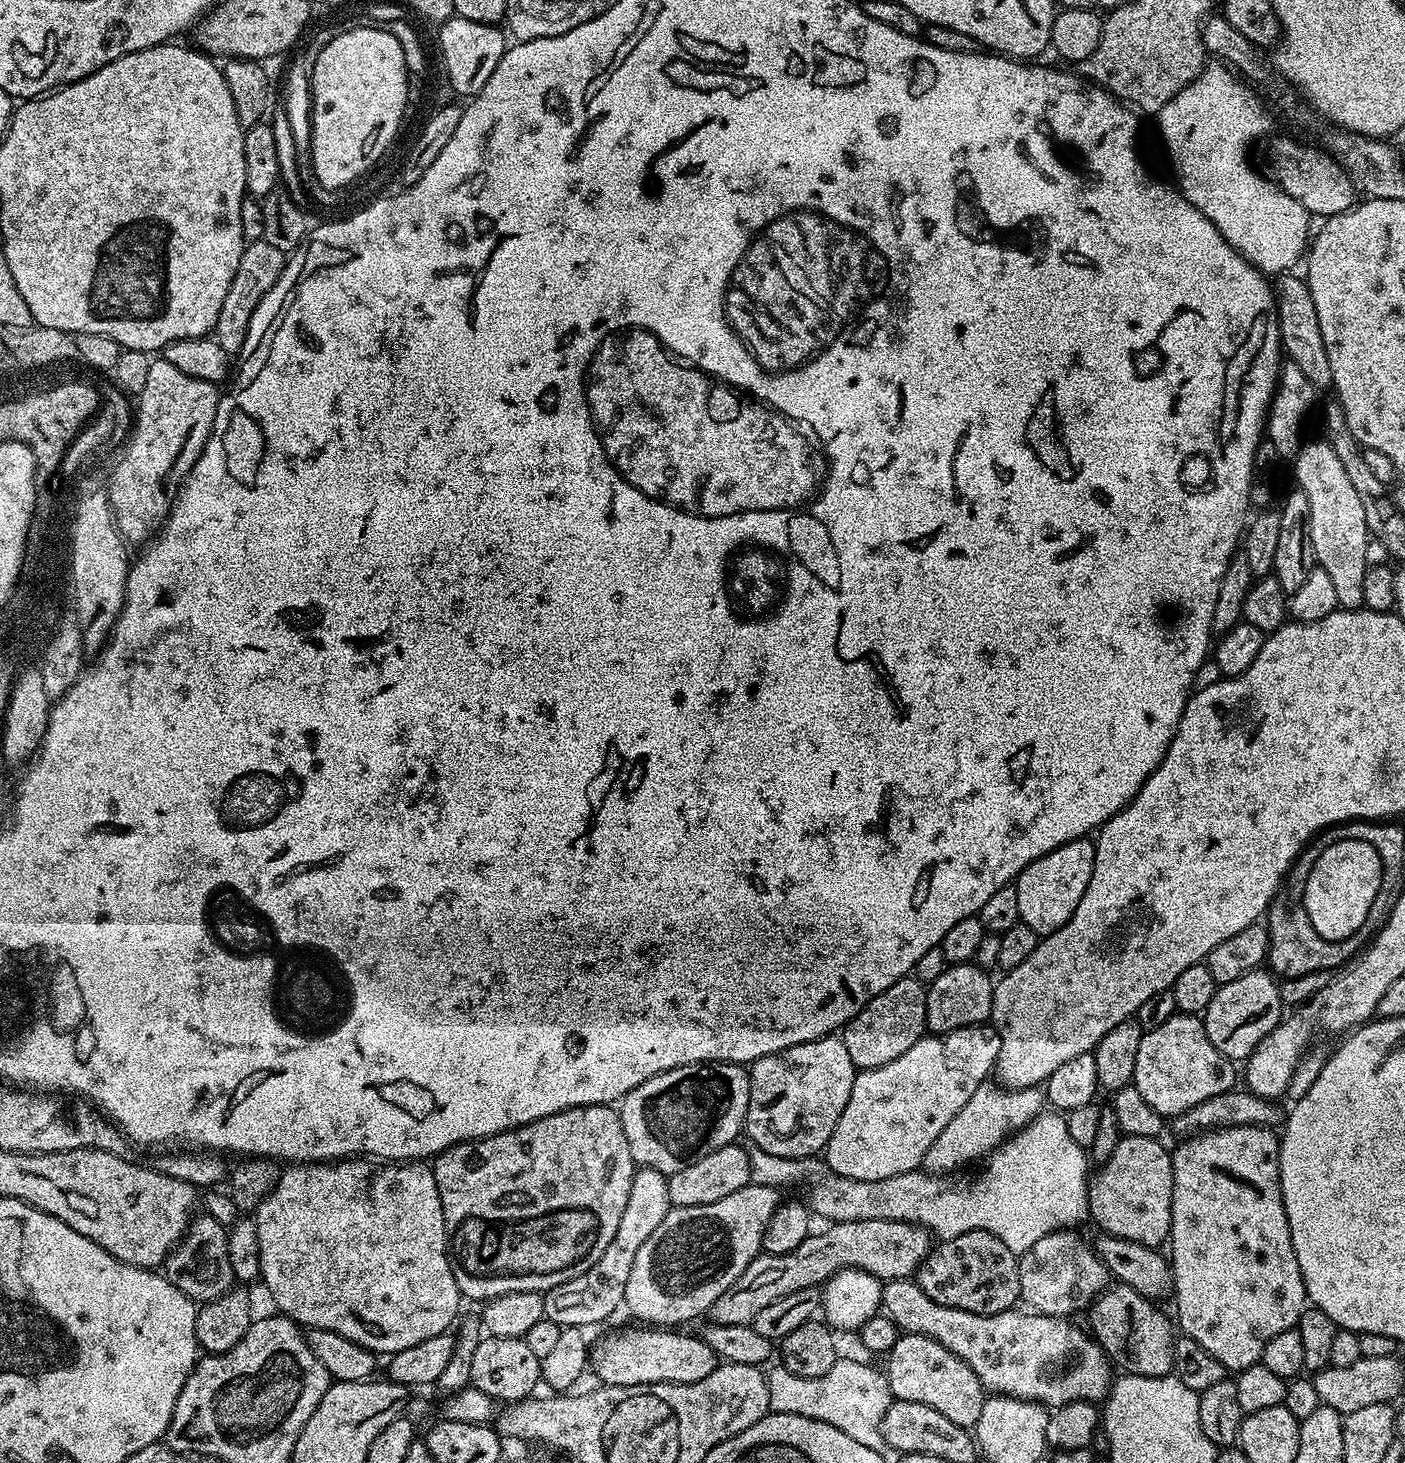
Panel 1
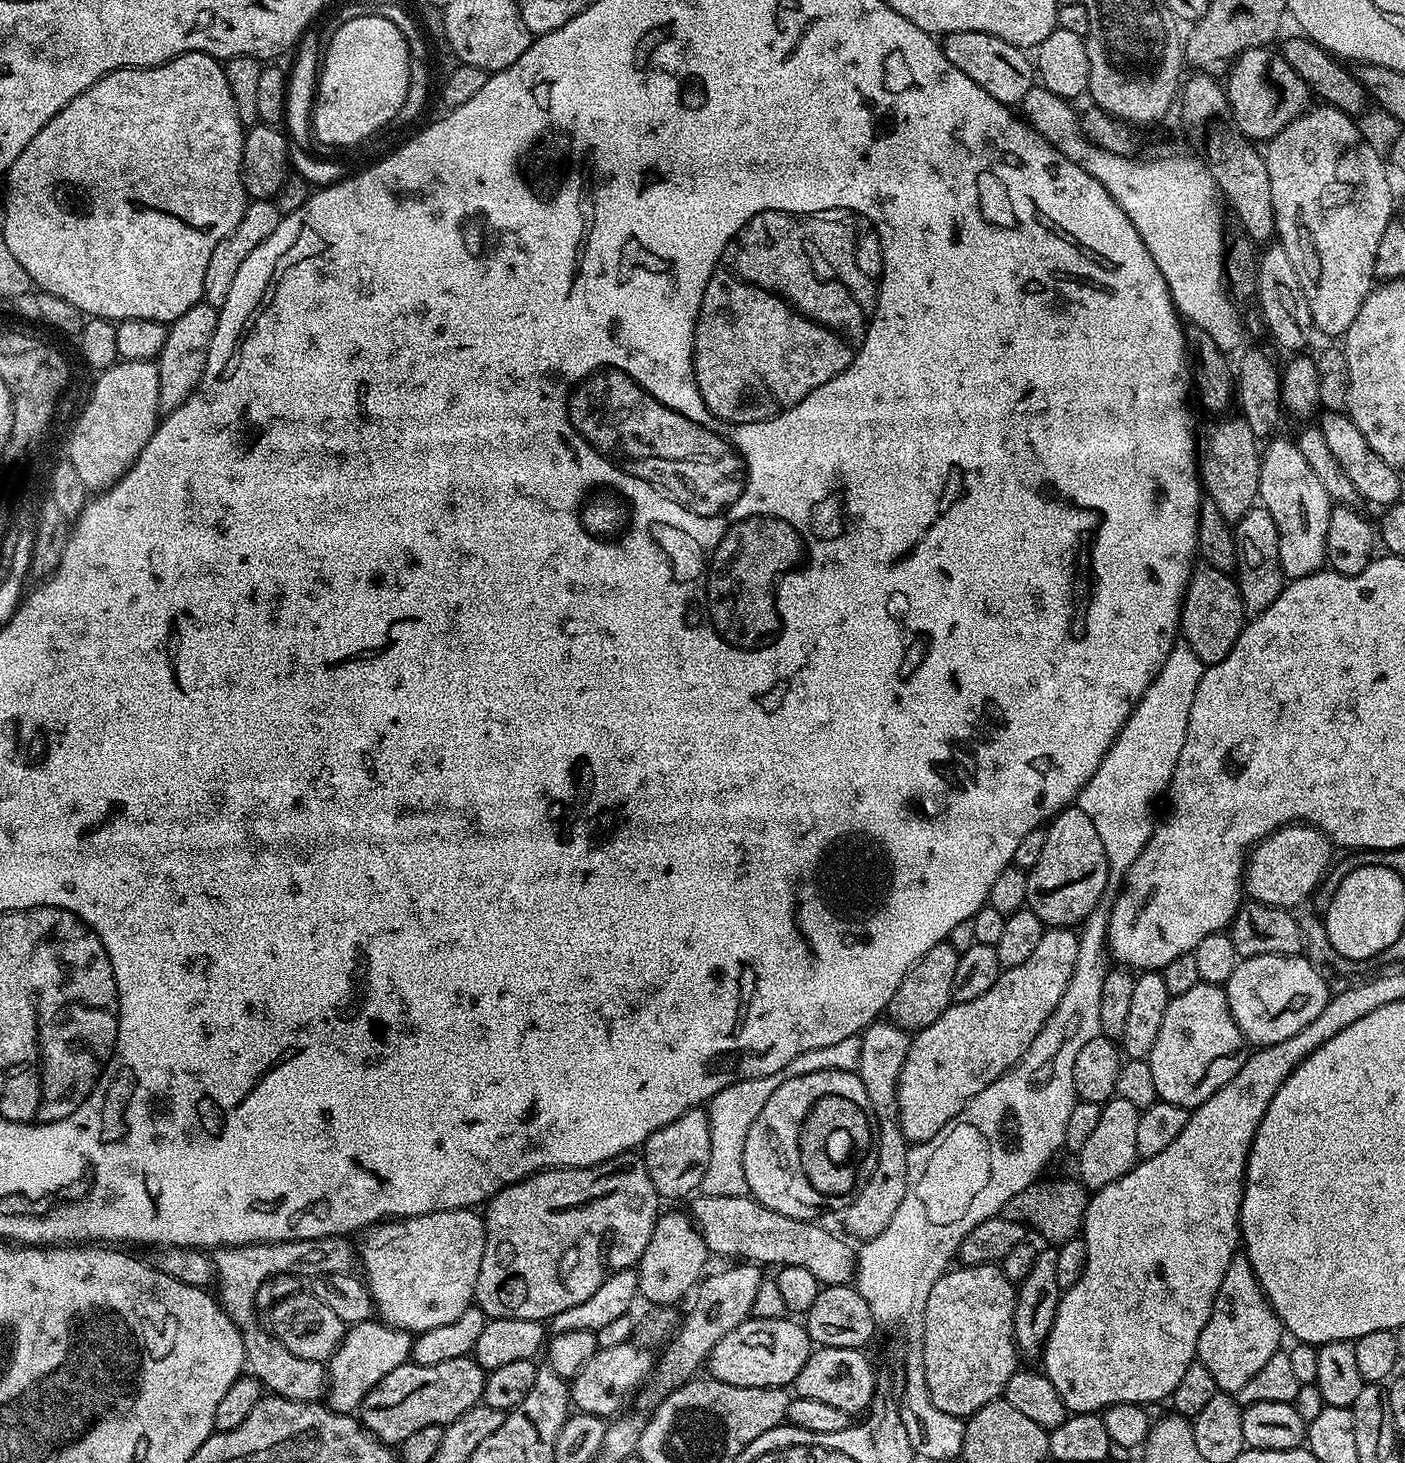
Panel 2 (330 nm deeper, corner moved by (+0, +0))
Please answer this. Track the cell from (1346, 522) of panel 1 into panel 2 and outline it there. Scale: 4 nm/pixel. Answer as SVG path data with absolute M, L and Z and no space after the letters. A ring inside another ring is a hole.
M1272 242L1268 248L1259 253L1258 271L1256 274L1255 300L1260 302L1260 312L1264 315L1264 324L1270 335L1276 339L1280 348L1285 348L1288 354L1300 354L1305 351L1308 339L1314 336L1314 325L1310 306L1306 296L1302 294L1302 286L1298 282L1298 274L1294 274L1294 266L1286 255L1286 250L1279 242Z

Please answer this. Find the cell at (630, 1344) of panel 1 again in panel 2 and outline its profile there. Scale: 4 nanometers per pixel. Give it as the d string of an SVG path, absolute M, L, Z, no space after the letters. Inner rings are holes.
M749 1318L738 1326L734 1326L734 1330L730 1330L730 1334L726 1334L726 1338L722 1338L722 1342L718 1342L718 1346L714 1346L714 1350L707 1358L706 1368L712 1371L709 1372L711 1379L743 1388L784 1388L791 1385L798 1378L802 1366L806 1366L806 1362L814 1350L814 1343L808 1336L808 1331L803 1323L795 1324L794 1321L788 1319L792 1318L778 1320Z

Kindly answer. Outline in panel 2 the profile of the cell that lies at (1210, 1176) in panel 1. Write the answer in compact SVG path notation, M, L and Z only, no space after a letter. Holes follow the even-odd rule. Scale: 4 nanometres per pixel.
M1237 1254L1222 1278L1222 1286L1212 1307L1212 1316L1198 1338L1198 1363L1206 1366L1217 1389L1235 1394L1268 1361L1270 1354L1281 1351L1282 1325L1270 1306L1247 1256Z

